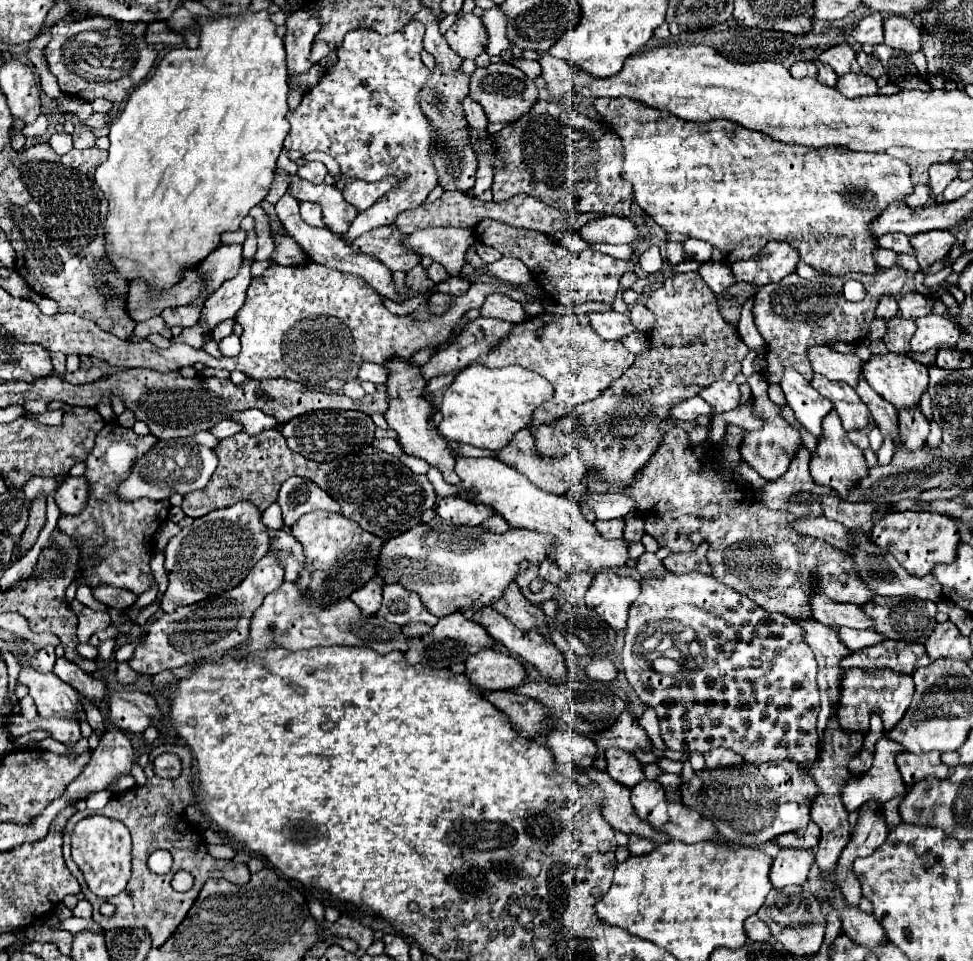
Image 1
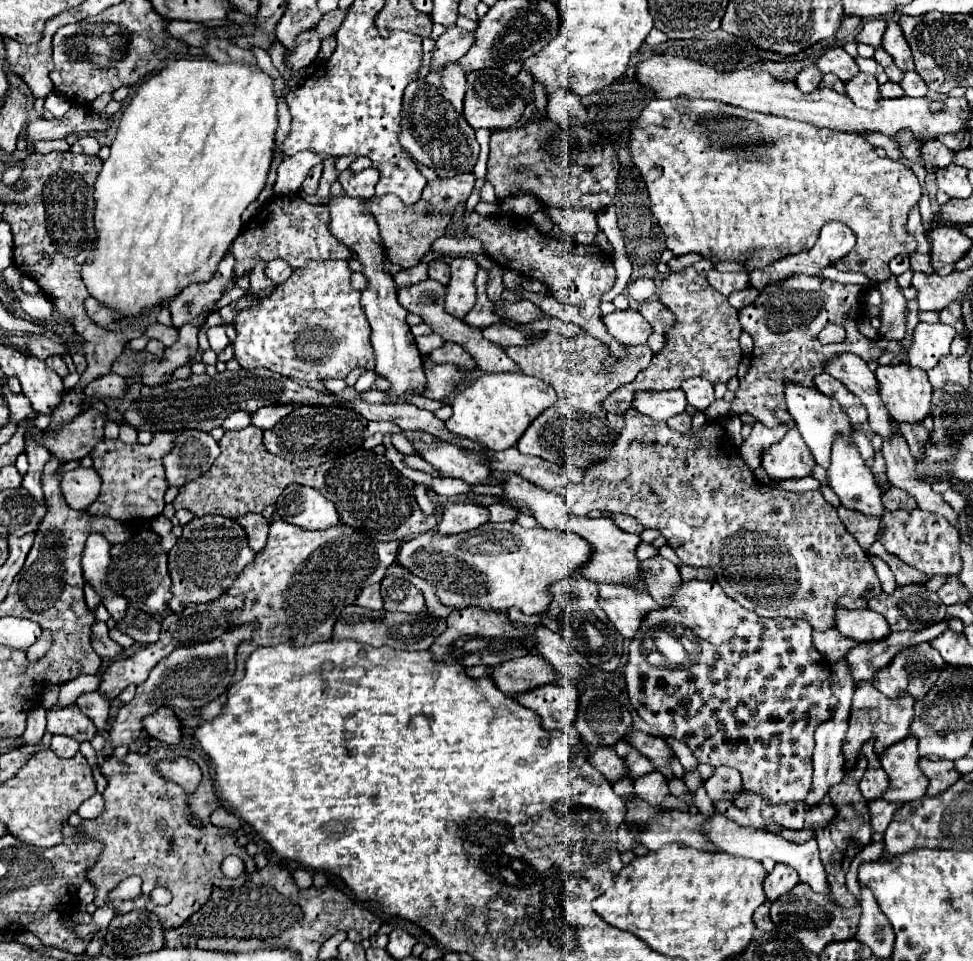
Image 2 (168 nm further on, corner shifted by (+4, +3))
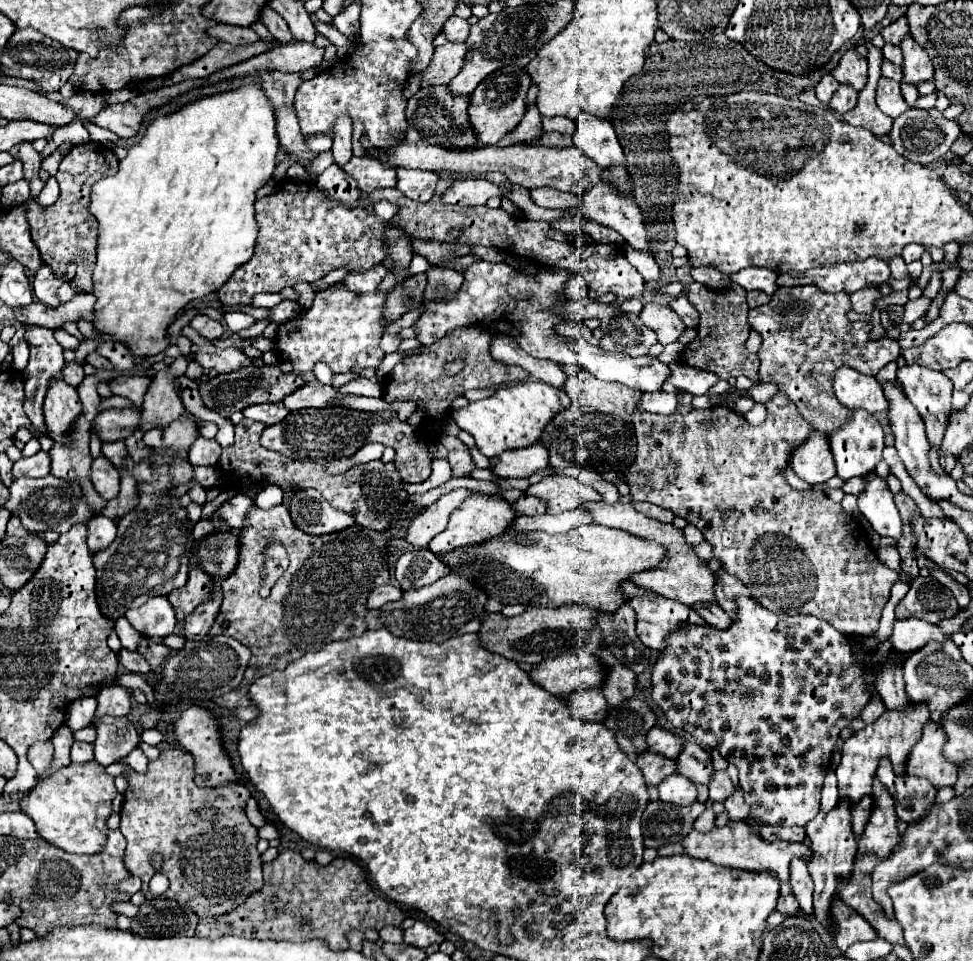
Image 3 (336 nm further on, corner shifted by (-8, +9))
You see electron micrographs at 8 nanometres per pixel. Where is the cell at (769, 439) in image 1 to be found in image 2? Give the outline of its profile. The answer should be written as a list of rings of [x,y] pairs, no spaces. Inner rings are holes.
[[[796,427],[790,429],[782,441],[774,443],[762,457],[762,467],[778,481],[812,477],[814,465],[816,461],[812,461],[812,453],[808,453],[808,447]]]

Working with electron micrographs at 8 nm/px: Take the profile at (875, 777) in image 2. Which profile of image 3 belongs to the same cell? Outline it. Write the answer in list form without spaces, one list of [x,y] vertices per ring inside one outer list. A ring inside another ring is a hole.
[[[888,759],[880,761],[876,775],[888,787],[900,821],[906,821],[906,823],[916,821],[920,819],[920,815],[924,815],[924,811],[928,811],[928,807],[934,805],[936,789],[932,787],[932,783],[928,783],[928,779],[914,777],[908,773],[896,775]]]

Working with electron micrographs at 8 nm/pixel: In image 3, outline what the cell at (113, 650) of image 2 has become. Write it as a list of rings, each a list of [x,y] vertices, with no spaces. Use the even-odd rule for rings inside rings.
[[[120,649],[118,657],[120,657],[120,663],[122,663],[122,667],[124,667],[124,669],[134,671],[134,673],[142,673],[142,675],[150,673],[150,665],[148,665],[148,661],[146,661],[138,651]]]

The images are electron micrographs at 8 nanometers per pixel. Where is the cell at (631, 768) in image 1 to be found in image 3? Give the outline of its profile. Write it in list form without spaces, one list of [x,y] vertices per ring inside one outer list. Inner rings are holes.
[[[652,727],[646,735],[646,743],[648,743],[648,751],[654,751],[658,755],[664,755],[668,759],[676,759],[678,753],[682,751],[684,739],[676,737],[674,733],[662,729],[662,727]]]

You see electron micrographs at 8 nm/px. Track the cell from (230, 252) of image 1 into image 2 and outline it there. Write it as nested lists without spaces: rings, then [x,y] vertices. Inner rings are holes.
[[[226,255],[224,261],[220,261],[218,265],[216,275],[208,283],[188,285],[178,297],[174,297],[168,303],[172,311],[172,325],[176,329],[188,323],[196,327],[204,327],[208,313],[214,311],[214,305],[218,303],[228,283],[232,281],[232,269],[234,269],[232,255]]]

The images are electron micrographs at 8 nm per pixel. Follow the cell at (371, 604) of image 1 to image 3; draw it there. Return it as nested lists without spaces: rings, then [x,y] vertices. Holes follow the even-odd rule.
[[[386,583],[386,585],[376,587],[376,589],[368,595],[366,607],[368,607],[368,609],[378,609],[378,607],[382,607],[382,605],[388,603],[388,601],[398,601],[400,597],[402,597],[400,587],[394,587],[394,585]]]

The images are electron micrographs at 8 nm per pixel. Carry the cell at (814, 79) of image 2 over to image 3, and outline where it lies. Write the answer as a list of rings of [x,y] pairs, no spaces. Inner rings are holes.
[[[830,73],[824,75],[824,77],[818,81],[818,85],[816,85],[816,97],[818,97],[822,103],[828,103],[830,97],[832,97],[832,93],[838,89],[838,85],[840,85],[840,83],[836,83],[836,79],[832,79]]]

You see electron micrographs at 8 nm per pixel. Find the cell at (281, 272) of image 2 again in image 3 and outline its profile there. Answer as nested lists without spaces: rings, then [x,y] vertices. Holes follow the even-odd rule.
[[[300,281],[300,283],[294,285],[294,291],[296,291],[296,295],[298,295],[298,305],[300,305],[302,309],[308,309],[310,303],[312,303],[312,299],[314,299],[314,291],[312,291],[310,283]]]

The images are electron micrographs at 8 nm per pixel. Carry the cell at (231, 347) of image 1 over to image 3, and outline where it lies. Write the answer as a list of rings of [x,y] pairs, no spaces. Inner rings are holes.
[[[226,313],[224,317],[224,323],[230,331],[242,331],[242,329],[248,329],[256,319],[250,317],[250,315],[244,315],[244,313]]]

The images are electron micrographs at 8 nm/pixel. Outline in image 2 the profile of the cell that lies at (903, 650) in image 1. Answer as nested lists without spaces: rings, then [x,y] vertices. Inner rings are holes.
[[[920,643],[898,653],[888,669],[880,669],[874,687],[892,699],[900,691],[908,691],[914,699],[924,699],[926,685],[930,689],[942,669],[946,669],[946,661],[942,661],[940,653],[930,643]]]

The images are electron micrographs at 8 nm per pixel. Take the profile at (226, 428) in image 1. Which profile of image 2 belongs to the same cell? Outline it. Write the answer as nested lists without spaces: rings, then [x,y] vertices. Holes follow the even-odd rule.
[[[236,411],[232,415],[228,415],[222,423],[222,427],[228,431],[228,429],[244,429],[252,425],[252,413],[246,413],[246,411]]]

